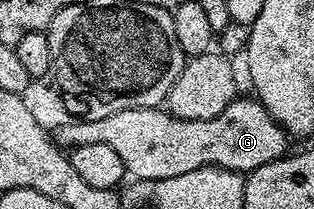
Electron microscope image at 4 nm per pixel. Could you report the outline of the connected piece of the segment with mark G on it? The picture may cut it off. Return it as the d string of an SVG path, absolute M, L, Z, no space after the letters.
M250 96L242 97L231 101L229 107L221 111L221 115L208 121L177 119L163 107L117 111L105 119L96 121L71 119L68 120L68 125L60 127L57 141L63 147L74 147L85 143L105 143L113 147L117 155L121 155L121 163L125 163L128 174L132 178L139 177L135 179L140 182L173 179L177 175L186 175L188 171L200 169L202 165L216 165L219 169L228 169L234 173L246 175L251 170L284 156L288 152L289 135L271 118L269 111L265 111L265 107L258 99L252 99Z

